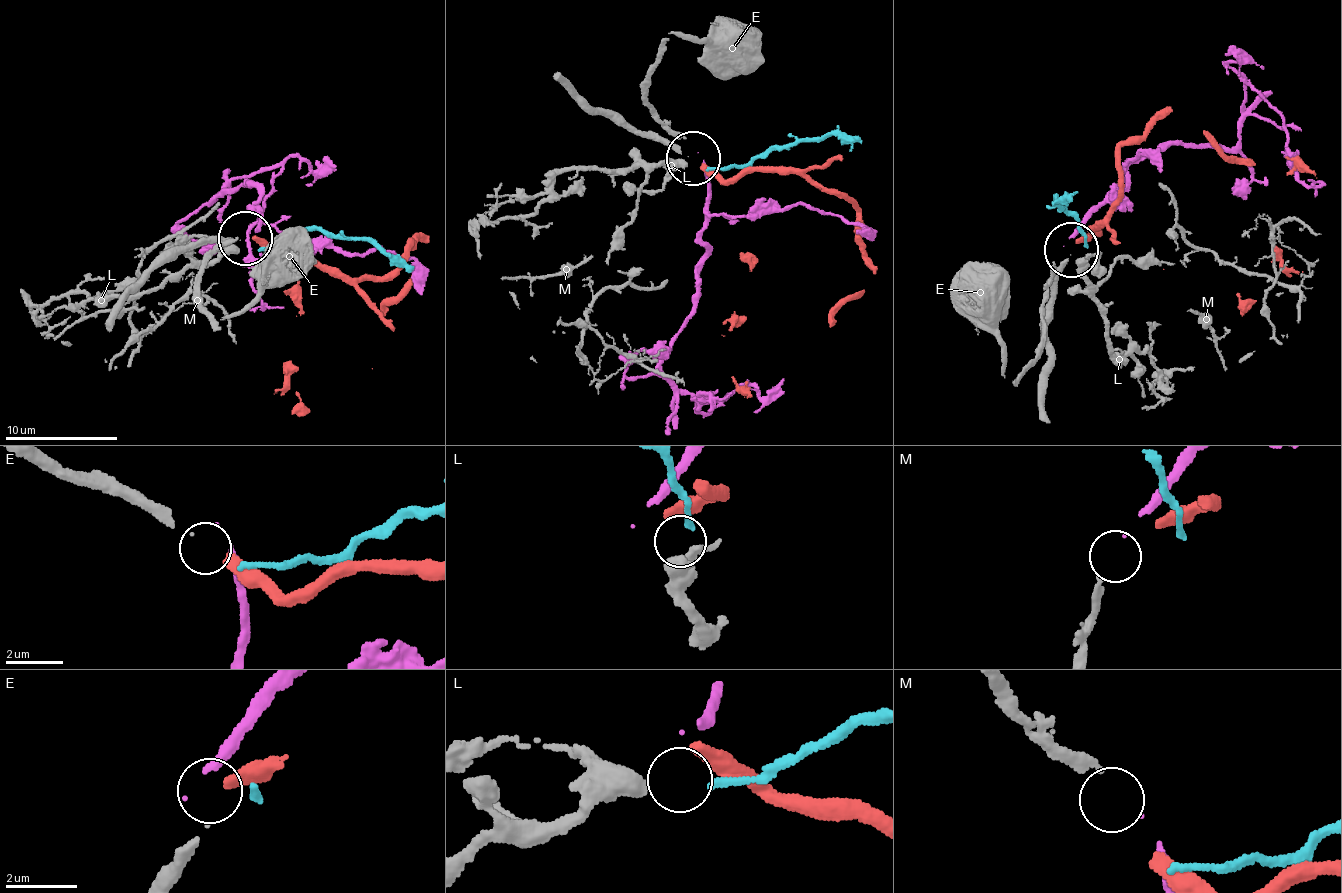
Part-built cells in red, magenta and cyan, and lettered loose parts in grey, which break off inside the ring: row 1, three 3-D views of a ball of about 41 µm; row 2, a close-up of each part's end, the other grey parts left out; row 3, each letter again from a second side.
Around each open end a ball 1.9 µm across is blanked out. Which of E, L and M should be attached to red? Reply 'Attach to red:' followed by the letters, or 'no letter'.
Attach to red: E

